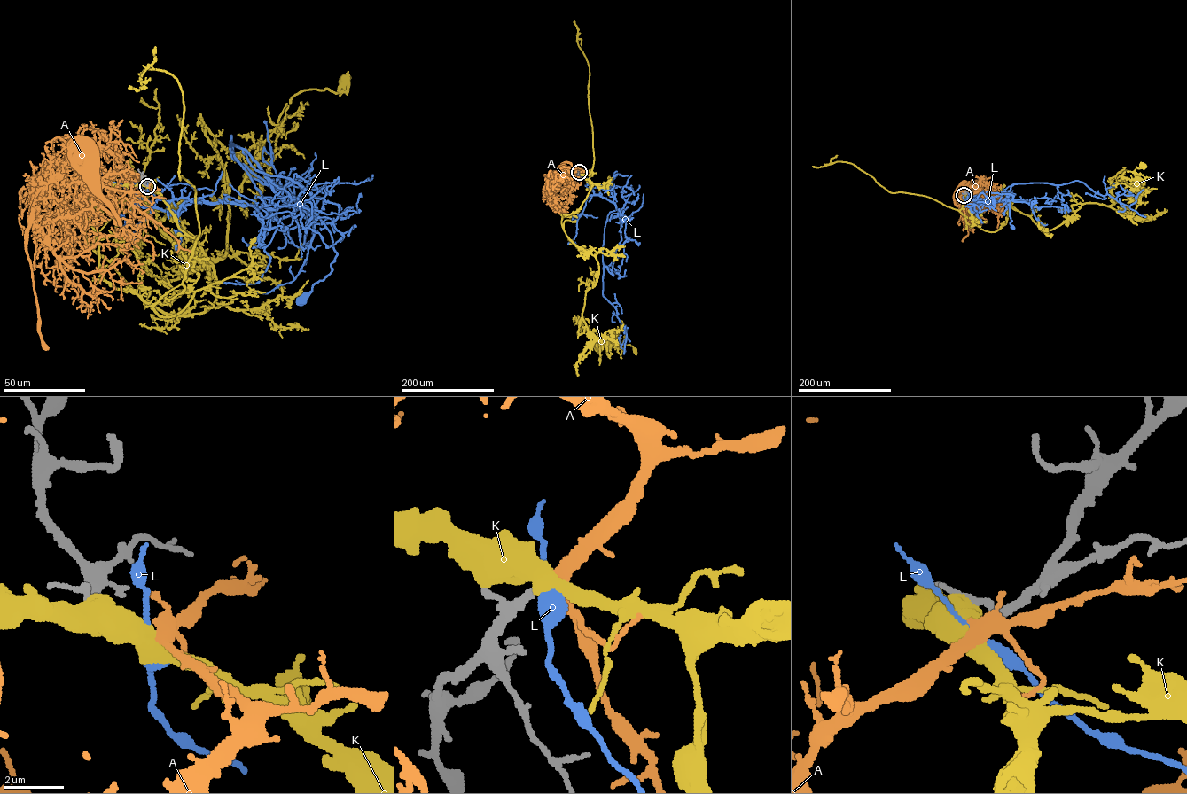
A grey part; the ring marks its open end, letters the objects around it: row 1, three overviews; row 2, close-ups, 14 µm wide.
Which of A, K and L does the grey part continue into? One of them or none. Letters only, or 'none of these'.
A

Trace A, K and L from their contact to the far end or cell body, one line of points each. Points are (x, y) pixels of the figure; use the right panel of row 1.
A: (964, 195), (960, 197), (958, 194), (965, 193), (956, 205), (954, 194), (963, 184)
K: (964, 195), (970, 224), (996, 230), (1010, 204), (1048, 231), (1085, 203), (1130, 216), (1144, 166)
L: (964, 195), (969, 198), (1009, 200), (1012, 228)

